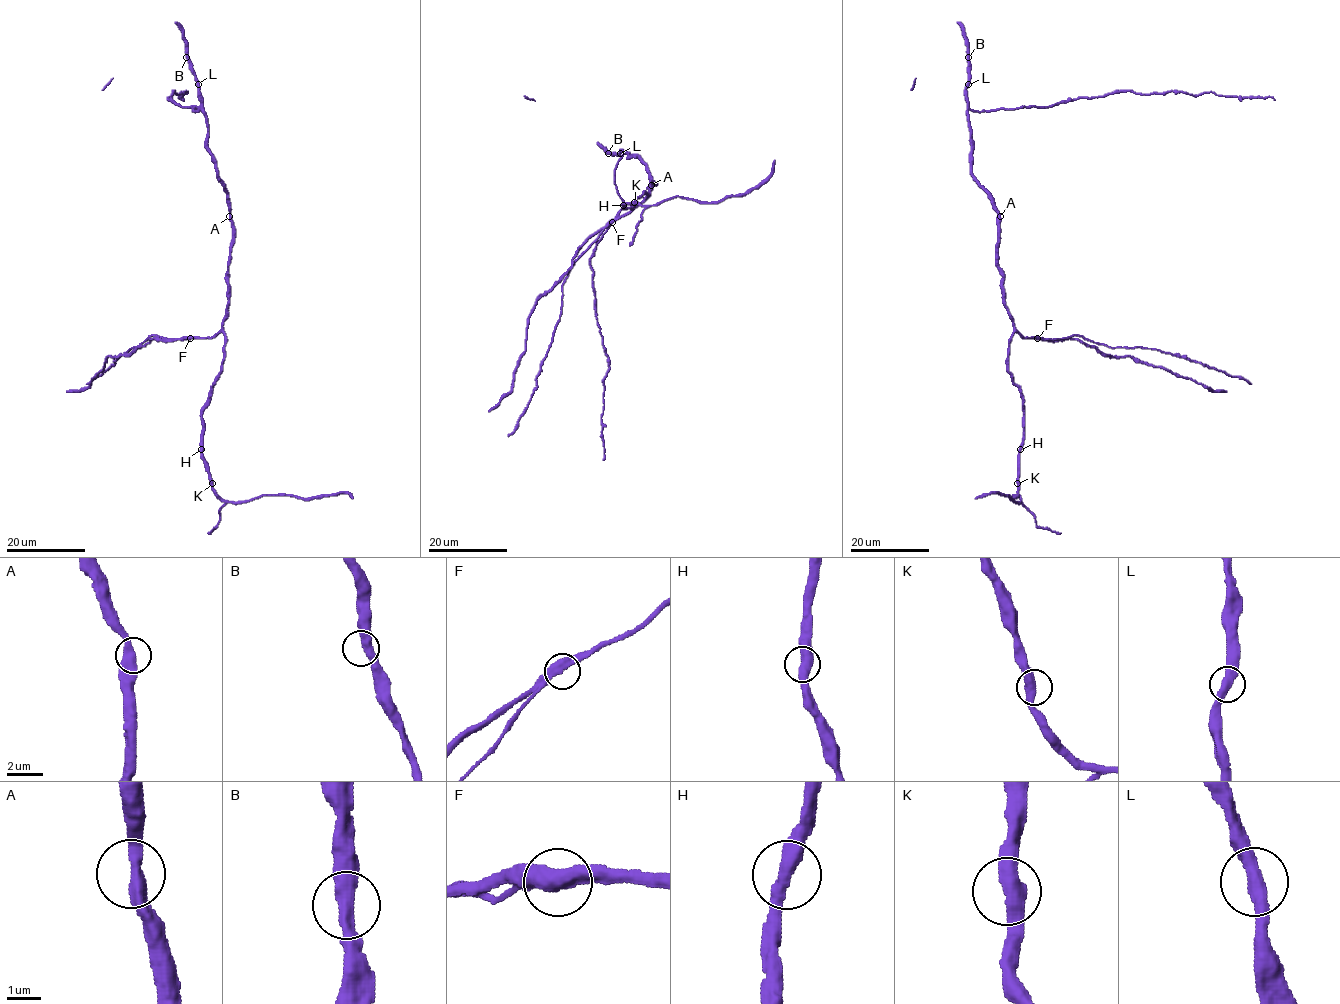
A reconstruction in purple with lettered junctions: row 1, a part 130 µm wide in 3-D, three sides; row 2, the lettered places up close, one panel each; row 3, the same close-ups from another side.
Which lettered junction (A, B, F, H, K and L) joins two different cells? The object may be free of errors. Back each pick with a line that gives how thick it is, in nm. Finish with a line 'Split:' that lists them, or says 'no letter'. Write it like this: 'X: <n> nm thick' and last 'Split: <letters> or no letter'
Split: no letter

